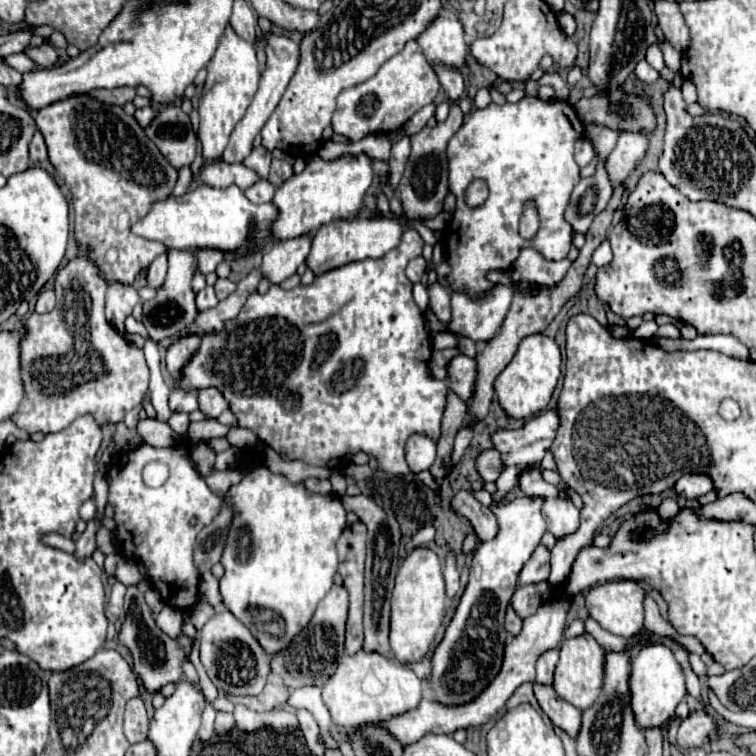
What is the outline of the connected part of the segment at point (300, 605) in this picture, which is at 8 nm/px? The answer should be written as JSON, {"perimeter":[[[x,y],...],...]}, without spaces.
{"perimeter":[[[242,453],[242,459],[254,461],[254,467],[242,469],[242,481],[238,485],[230,485],[230,489],[222,493],[222,499],[226,501],[226,505],[230,505],[234,517],[228,529],[228,539],[220,561],[224,565],[224,577],[220,579],[220,595],[226,609],[252,631],[260,645],[268,653],[276,653],[288,647],[290,639],[306,627],[306,623],[314,615],[318,601],[332,587],[332,577],[338,567],[336,539],[346,527],[346,511],[340,499],[332,493],[310,493],[304,487],[304,483],[292,483],[286,479],[286,475],[270,471],[258,455]]]}

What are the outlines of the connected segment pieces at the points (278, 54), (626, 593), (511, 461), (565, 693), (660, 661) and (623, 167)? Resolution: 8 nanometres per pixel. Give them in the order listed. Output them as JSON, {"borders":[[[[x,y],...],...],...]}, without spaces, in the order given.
{"borders":[[[[270,35],[270,37],[268,37],[268,45],[266,45],[266,57],[268,57],[268,61],[266,61],[266,71],[264,71],[264,75],[260,77],[260,89],[258,89],[258,93],[254,95],[254,101],[252,101],[252,105],[248,107],[246,115],[242,117],[242,121],[238,121],[236,129],[232,131],[230,143],[228,143],[228,147],[226,147],[224,155],[222,155],[222,159],[224,159],[226,163],[242,163],[242,161],[248,157],[248,153],[252,151],[254,137],[260,133],[260,129],[264,127],[266,119],[268,119],[268,117],[272,115],[272,111],[276,109],[276,105],[278,105],[282,93],[286,91],[288,81],[292,79],[292,75],[294,75],[294,71],[296,71],[298,57],[300,57],[300,53],[298,53],[298,43],[296,43],[294,39],[290,39],[290,37],[286,37],[286,35]]],[[[620,579],[592,587],[586,597],[586,607],[590,617],[594,617],[606,631],[620,637],[632,637],[644,631],[644,597],[646,589],[640,581]]],[[[552,409],[552,411],[546,411],[546,413],[540,413],[540,415],[534,415],[530,421],[526,421],[524,423],[524,427],[520,427],[520,429],[496,429],[494,433],[492,433],[492,445],[504,455],[504,471],[500,473],[500,477],[498,477],[498,481],[496,481],[496,485],[498,485],[498,491],[492,495],[494,497],[494,501],[498,501],[498,499],[502,499],[512,487],[516,487],[518,485],[518,473],[522,471],[522,469],[526,469],[526,467],[536,467],[536,465],[540,465],[540,461],[542,461],[542,457],[544,457],[544,453],[550,449],[550,445],[552,445],[552,441],[554,441],[554,435],[556,435],[556,429],[558,429],[558,415],[556,415],[556,409]]],[[[582,633],[580,637],[564,639],[560,645],[560,661],[554,671],[556,693],[568,703],[572,703],[574,707],[588,709],[602,691],[602,677],[604,677],[602,665],[604,665],[604,649],[598,647],[592,635]]],[[[646,643],[642,645],[636,659],[632,659],[630,675],[630,693],[632,693],[632,711],[640,727],[654,727],[664,723],[674,715],[676,705],[686,697],[686,679],[682,665],[672,659],[672,651],[664,643]]],[[[620,133],[618,145],[606,157],[606,173],[612,185],[620,185],[646,155],[648,139],[644,133]]]]}

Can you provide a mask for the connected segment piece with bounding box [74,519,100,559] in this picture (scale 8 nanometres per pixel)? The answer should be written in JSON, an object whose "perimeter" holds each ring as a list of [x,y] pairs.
{"perimeter":[[[90,519],[88,525],[86,525],[86,531],[84,531],[84,533],[78,537],[78,541],[76,541],[76,553],[74,553],[76,557],[84,559],[84,557],[90,557],[90,555],[94,553],[98,529],[100,529],[98,521],[96,521],[96,519]]]}

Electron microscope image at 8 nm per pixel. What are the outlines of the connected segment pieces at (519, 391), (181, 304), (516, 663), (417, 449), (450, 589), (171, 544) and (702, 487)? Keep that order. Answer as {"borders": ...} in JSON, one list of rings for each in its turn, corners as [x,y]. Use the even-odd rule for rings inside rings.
{"borders":[[[[542,333],[526,337],[520,343],[512,361],[506,365],[506,369],[494,381],[494,391],[496,391],[500,407],[506,411],[506,415],[520,419],[520,417],[530,417],[530,415],[542,411],[548,405],[552,391],[558,383],[560,363],[562,363],[560,347],[556,345],[554,339],[550,339]]],[[[168,251],[168,275],[166,281],[162,285],[162,291],[144,303],[144,313],[142,313],[142,323],[148,331],[148,335],[154,341],[172,337],[174,333],[180,333],[182,329],[186,329],[186,325],[192,325],[194,317],[198,315],[196,305],[194,305],[194,293],[190,289],[190,281],[194,277],[194,257],[188,251]]],[[[556,593],[548,601],[544,601],[534,615],[526,617],[524,623],[522,623],[520,635],[516,635],[506,645],[504,663],[502,663],[500,673],[494,677],[494,681],[474,701],[458,705],[458,707],[444,707],[436,701],[422,699],[418,703],[418,709],[410,709],[410,713],[400,713],[398,717],[390,717],[390,721],[372,721],[372,725],[386,725],[386,729],[390,729],[390,733],[394,733],[394,737],[398,737],[398,741],[402,741],[402,745],[410,745],[426,733],[452,735],[456,729],[462,729],[462,727],[466,729],[470,725],[486,723],[490,717],[494,717],[504,707],[504,703],[514,693],[514,689],[518,689],[524,681],[534,681],[534,663],[536,663],[538,655],[542,655],[544,651],[560,645],[562,631],[566,627],[566,617],[568,617],[568,611],[570,611],[572,603],[574,603],[572,595]]],[[[412,435],[406,443],[406,463],[414,473],[430,469],[436,459],[436,441],[426,435]]],[[[448,551],[446,555],[446,565],[444,565],[444,579],[446,579],[446,593],[448,597],[454,597],[458,593],[458,579],[460,579],[460,571],[456,565],[456,553]]],[[[142,445],[134,451],[120,451],[110,463],[108,487],[108,501],[114,505],[114,519],[118,523],[118,553],[128,559],[134,555],[146,565],[150,581],[160,591],[166,605],[188,611],[198,601],[200,581],[192,561],[192,545],[198,531],[218,515],[218,509],[222,509],[220,495],[206,487],[188,457],[186,445],[170,449]],[[150,461],[164,461],[170,467],[170,479],[158,489],[150,489],[142,483],[142,467]],[[192,517],[198,517],[196,525],[190,523]]],[[[688,473],[676,481],[674,489],[678,495],[682,495],[686,499],[698,499],[698,497],[706,495],[708,491],[712,491],[714,483],[704,473]]]]}

